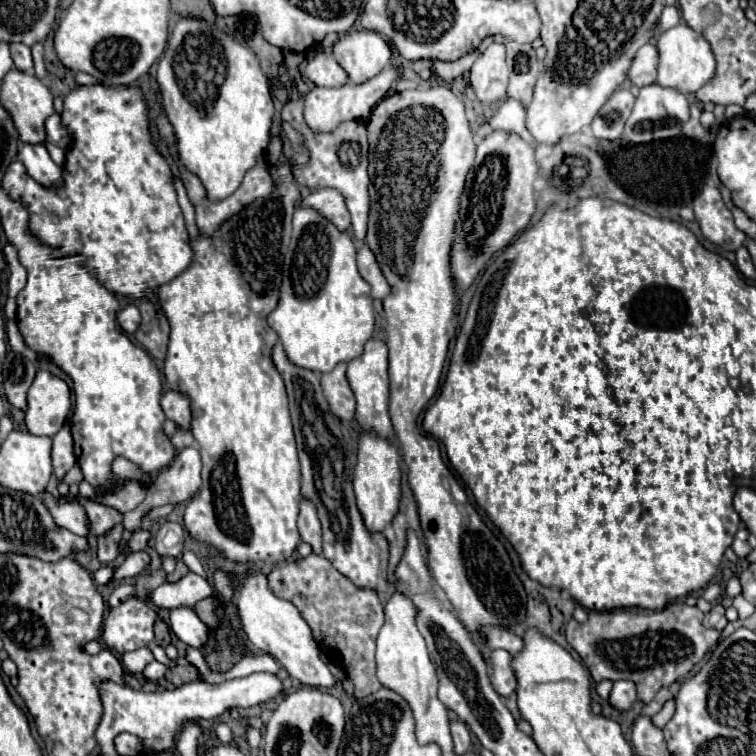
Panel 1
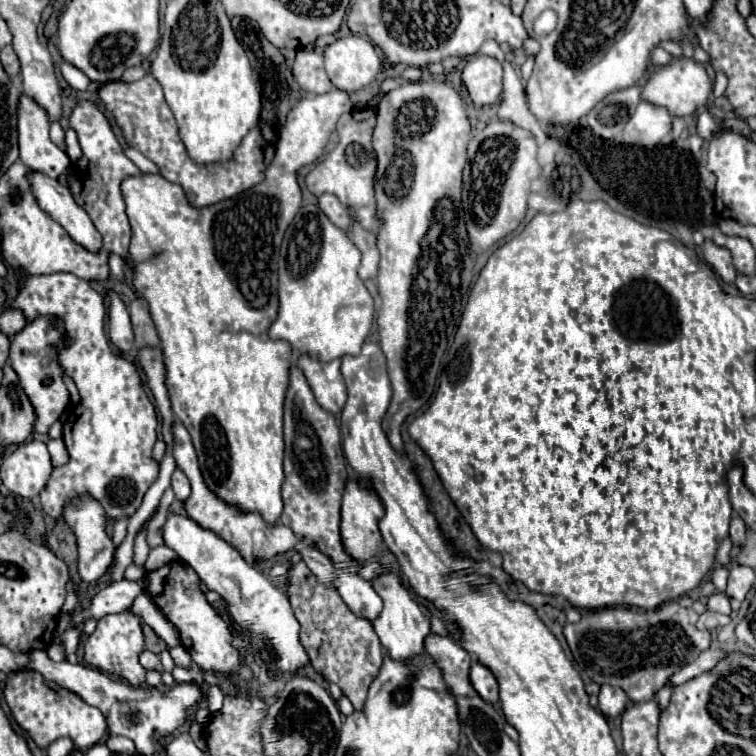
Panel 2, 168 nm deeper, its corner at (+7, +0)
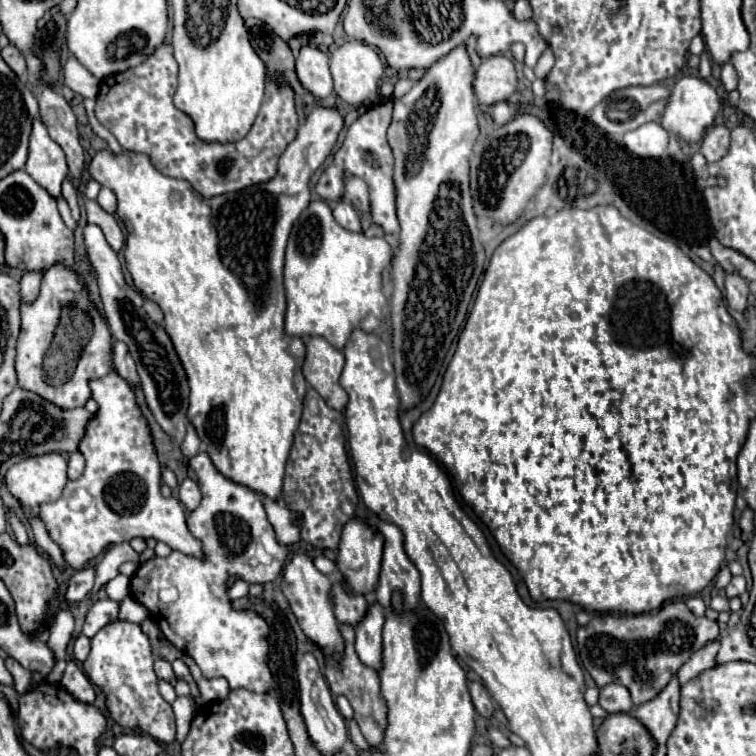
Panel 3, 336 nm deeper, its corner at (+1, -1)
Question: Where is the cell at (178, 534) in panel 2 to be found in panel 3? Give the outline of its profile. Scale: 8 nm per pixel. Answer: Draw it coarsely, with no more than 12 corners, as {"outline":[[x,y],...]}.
{"outline":[[91,381],[87,461],[35,513],[81,571],[153,537],[201,557],[133,389]]}

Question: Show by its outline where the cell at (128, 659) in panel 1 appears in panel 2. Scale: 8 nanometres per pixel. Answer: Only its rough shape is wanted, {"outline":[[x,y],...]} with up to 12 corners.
{"outline":[[143,650],[139,664],[145,670],[163,672],[159,656]]}

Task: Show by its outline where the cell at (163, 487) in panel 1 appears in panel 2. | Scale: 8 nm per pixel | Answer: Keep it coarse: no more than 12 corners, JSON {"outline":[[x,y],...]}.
{"outline":[[181,468],[171,476],[177,500],[189,498],[191,484]]}

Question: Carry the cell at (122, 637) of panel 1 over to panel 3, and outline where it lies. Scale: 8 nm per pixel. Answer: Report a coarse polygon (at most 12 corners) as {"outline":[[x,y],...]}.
{"outline":[[113,621],[91,639],[83,671],[121,727],[175,739],[149,639]]}

